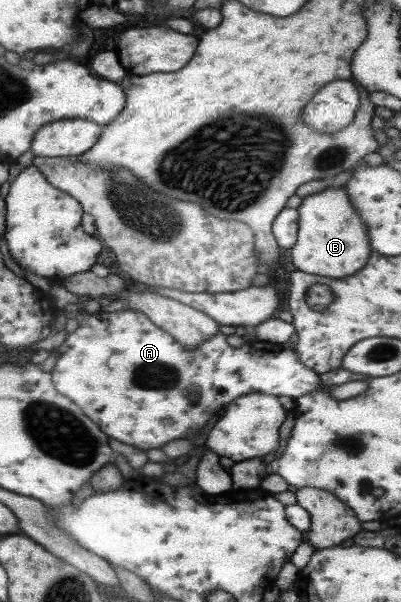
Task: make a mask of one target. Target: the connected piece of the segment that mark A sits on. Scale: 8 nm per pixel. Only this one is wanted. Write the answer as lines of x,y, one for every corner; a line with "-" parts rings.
128,309
118,310
116,312
101,311
80,322
80,326
74,331
74,334
70,334
66,338
66,342
62,342
62,346
55,348
57,352
56,365
51,372
52,380
56,390
64,396
68,396
72,402
76,402
84,414
88,418
92,418
98,428
108,434
110,438
118,440
124,444
135,446
140,450
148,451
151,448
162,448
166,443
178,439
185,439
190,435
196,435
200,432
200,429
204,429
208,422
216,416
219,410
226,409
226,406
230,405
233,401
240,398
240,396
246,396
253,392
262,392
270,396
290,396
296,400
299,396
304,396
313,390
322,390
328,395
333,396
334,401
343,402
344,400
352,399
352,396
358,396
362,392
368,390
368,384
366,382
352,381
340,386
332,386
331,388
324,387
321,384
320,375
314,372
311,368
308,368
299,358
297,352
293,348
285,349
281,345
272,344
271,342
260,342
258,340
248,340
242,346
234,348
230,346
227,341
227,336
224,333
218,331
215,335
198,345
195,349
189,351
184,345
181,345
173,336
170,336
165,330
158,328
145,314
138,311
132,311

